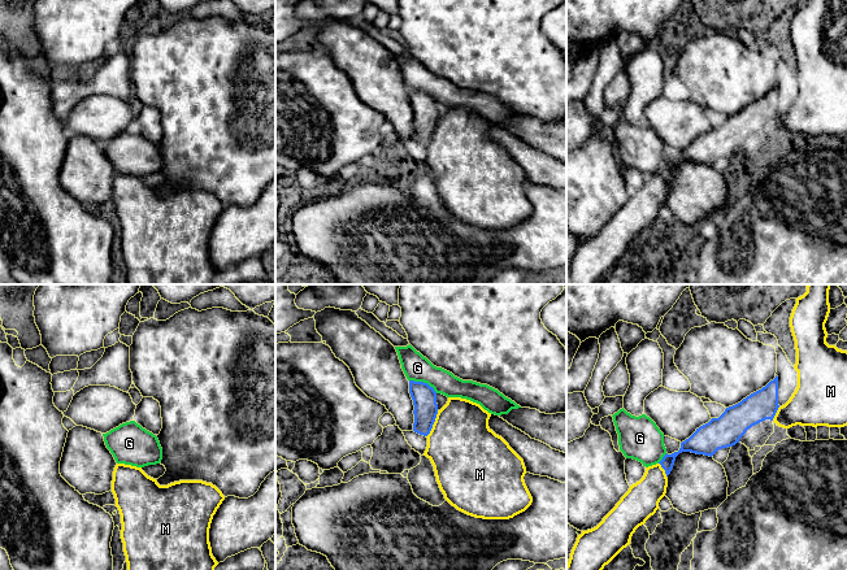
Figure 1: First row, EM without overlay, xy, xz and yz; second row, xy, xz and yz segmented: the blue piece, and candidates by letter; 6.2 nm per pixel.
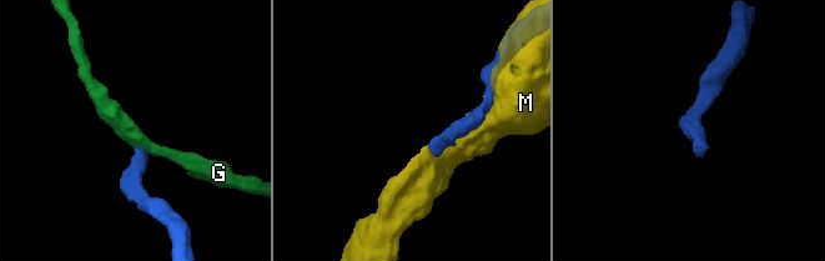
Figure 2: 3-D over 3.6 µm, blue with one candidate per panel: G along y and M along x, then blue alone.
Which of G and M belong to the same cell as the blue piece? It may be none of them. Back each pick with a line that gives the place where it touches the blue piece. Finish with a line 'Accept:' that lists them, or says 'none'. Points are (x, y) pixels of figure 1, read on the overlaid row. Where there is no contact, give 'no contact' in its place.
M: xz (433, 423)
Accept: M

